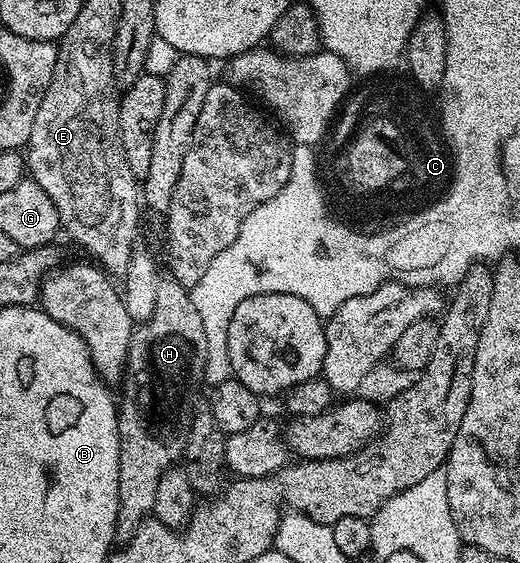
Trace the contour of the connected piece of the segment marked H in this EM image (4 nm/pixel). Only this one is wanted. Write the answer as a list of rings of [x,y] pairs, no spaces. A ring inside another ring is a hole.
[[[162,279],[155,301],[155,314],[151,314],[151,318],[144,321],[131,338],[125,379],[119,388],[118,541],[130,540],[144,520],[153,516],[159,478],[163,478],[163,474],[184,457],[197,391],[203,388],[208,356],[203,318],[199,318],[199,310],[195,310],[190,289],[175,279]]]

